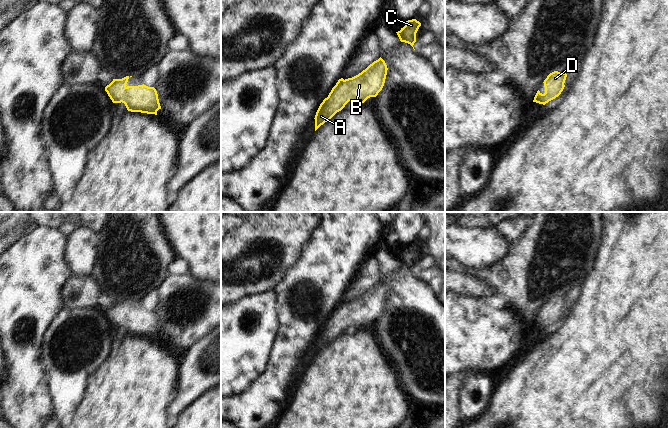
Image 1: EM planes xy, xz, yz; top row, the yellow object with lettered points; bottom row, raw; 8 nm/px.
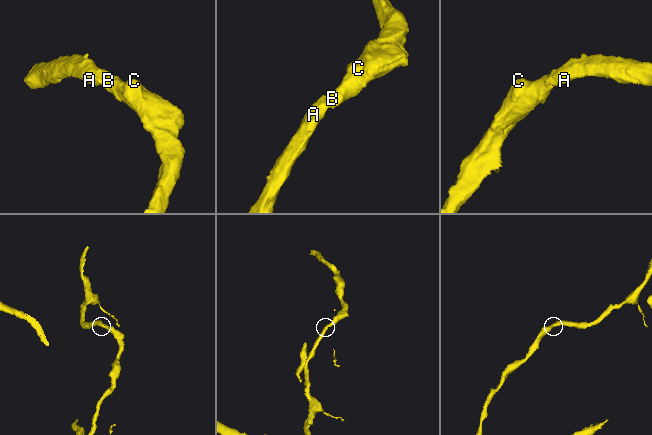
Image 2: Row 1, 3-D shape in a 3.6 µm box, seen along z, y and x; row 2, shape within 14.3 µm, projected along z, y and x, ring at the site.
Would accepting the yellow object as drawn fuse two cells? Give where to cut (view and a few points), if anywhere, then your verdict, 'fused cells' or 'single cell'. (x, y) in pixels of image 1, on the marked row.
cut none; single cell

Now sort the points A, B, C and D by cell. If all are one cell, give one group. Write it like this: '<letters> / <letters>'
A B C D

